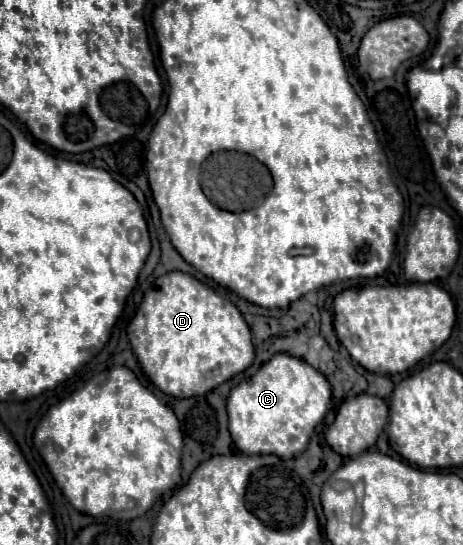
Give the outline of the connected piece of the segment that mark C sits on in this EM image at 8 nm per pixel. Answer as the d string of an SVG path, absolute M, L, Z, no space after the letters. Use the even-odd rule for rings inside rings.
M278 353L248 381L230 391L228 431L236 447L246 455L276 455L280 459L304 453L314 427L324 419L332 403L326 377L306 361Z

